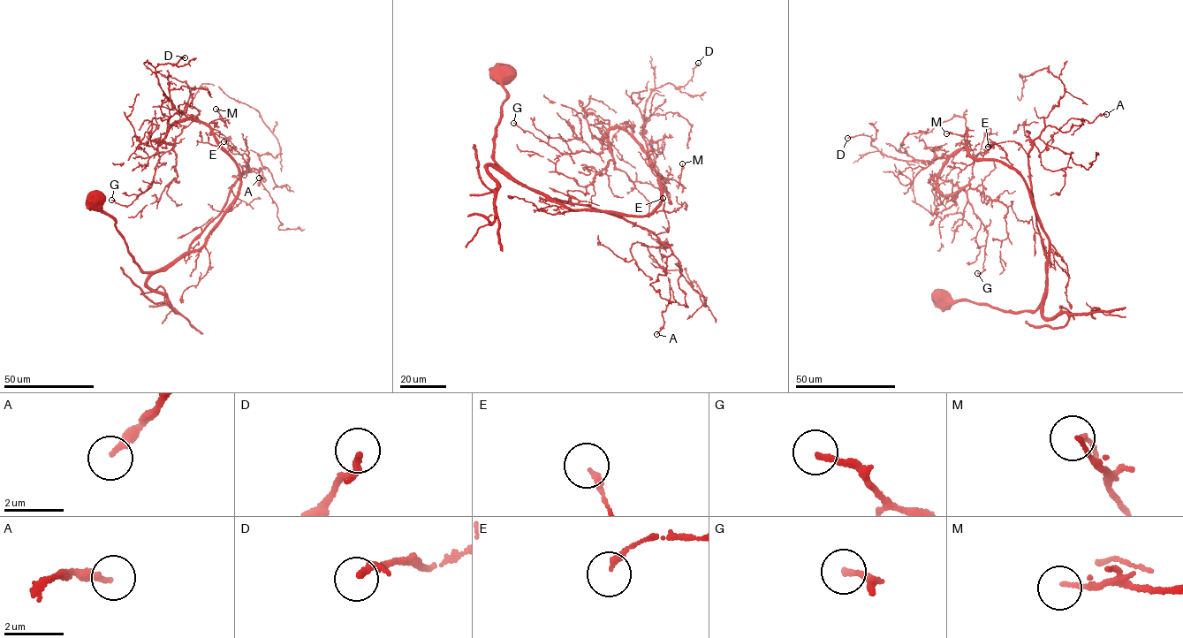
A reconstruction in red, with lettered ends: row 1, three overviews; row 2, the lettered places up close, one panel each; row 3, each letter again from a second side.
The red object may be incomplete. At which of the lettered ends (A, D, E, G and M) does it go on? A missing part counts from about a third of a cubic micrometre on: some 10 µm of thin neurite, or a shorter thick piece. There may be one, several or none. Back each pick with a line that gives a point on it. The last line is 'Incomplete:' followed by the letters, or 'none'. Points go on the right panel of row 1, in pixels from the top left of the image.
Incomplete: none

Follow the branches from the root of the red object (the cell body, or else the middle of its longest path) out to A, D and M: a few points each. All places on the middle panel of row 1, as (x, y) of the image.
A: (504, 69), (494, 161), (549, 198), (620, 216), (663, 244), (646, 246), (670, 285), (656, 334)
D: (504, 69), (496, 163), (573, 210), (641, 217), (662, 194), (646, 100), (685, 86), (698, 63)
M: (504, 69), (494, 161), (552, 201), (641, 217), (660, 201), (660, 176), (682, 186), (682, 163)

